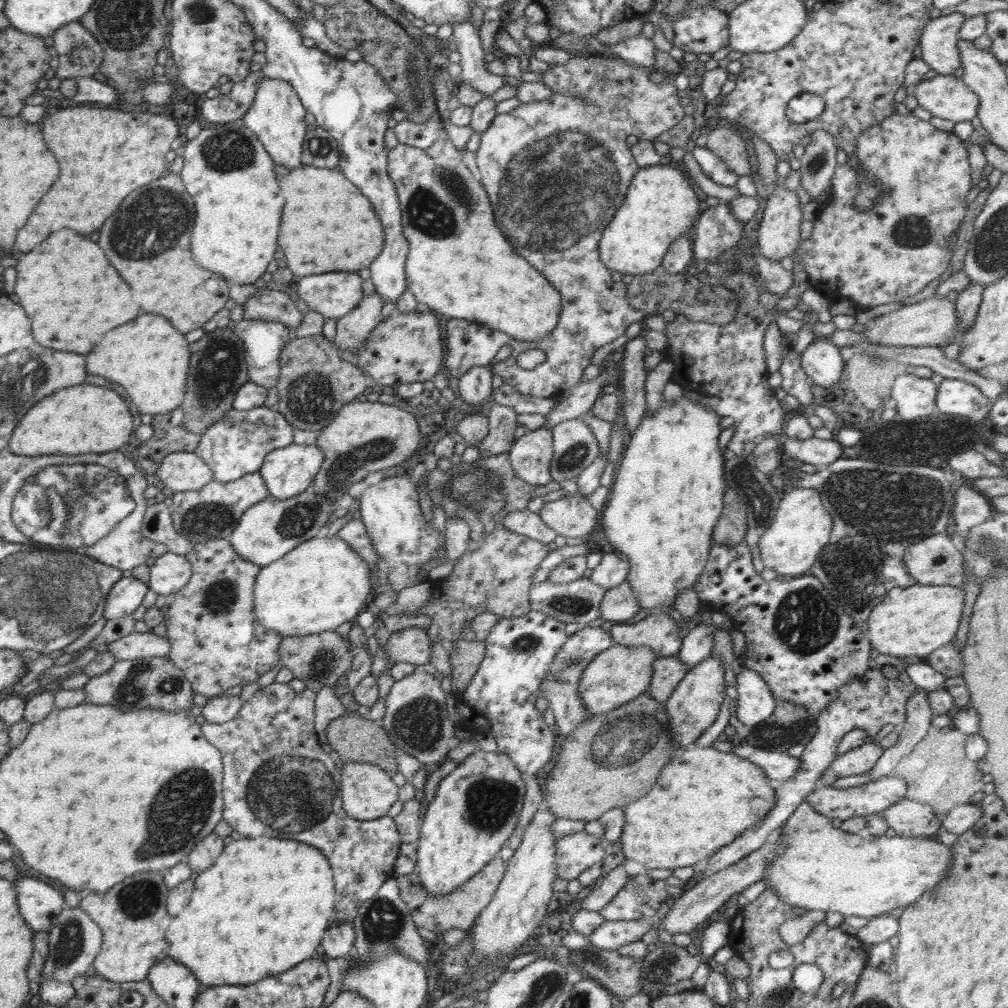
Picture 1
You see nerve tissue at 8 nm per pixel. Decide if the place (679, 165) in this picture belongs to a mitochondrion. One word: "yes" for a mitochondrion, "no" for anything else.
no

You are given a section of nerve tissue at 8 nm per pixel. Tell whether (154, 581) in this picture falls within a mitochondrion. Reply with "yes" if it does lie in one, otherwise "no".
no

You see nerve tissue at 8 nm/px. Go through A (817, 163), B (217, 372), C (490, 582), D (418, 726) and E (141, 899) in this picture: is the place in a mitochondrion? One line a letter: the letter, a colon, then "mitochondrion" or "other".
A: mitochondrion
B: mitochondrion
C: other
D: mitochondrion
E: mitochondrion

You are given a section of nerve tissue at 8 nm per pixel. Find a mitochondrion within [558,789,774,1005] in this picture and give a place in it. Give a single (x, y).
(654, 973)

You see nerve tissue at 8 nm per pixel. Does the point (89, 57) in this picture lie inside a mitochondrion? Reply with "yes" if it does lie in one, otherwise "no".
yes

